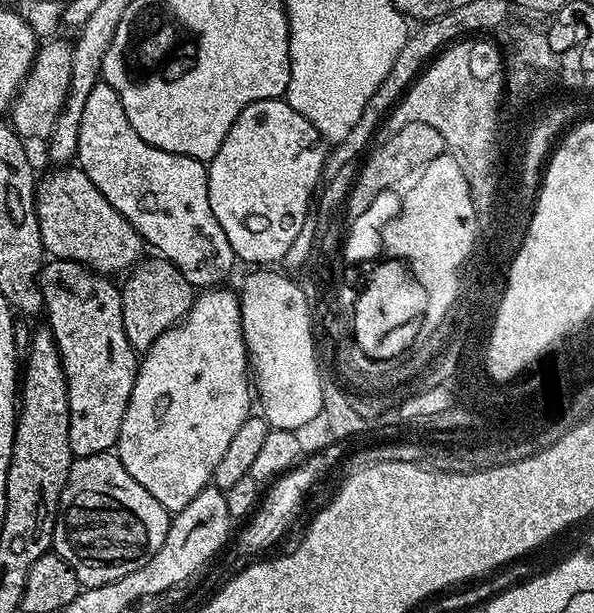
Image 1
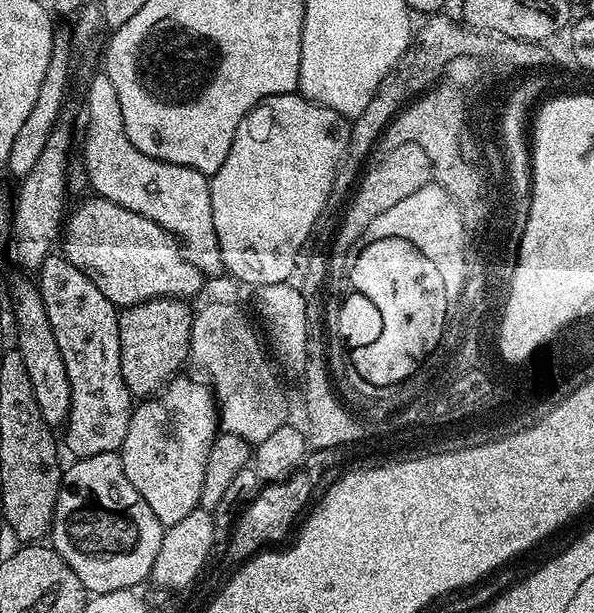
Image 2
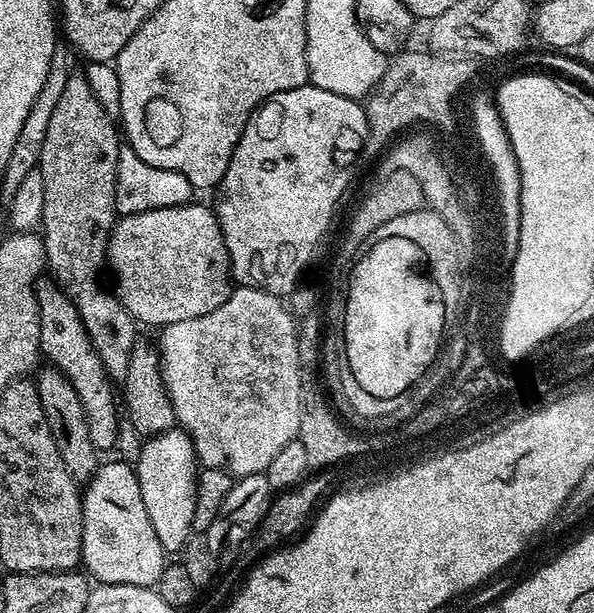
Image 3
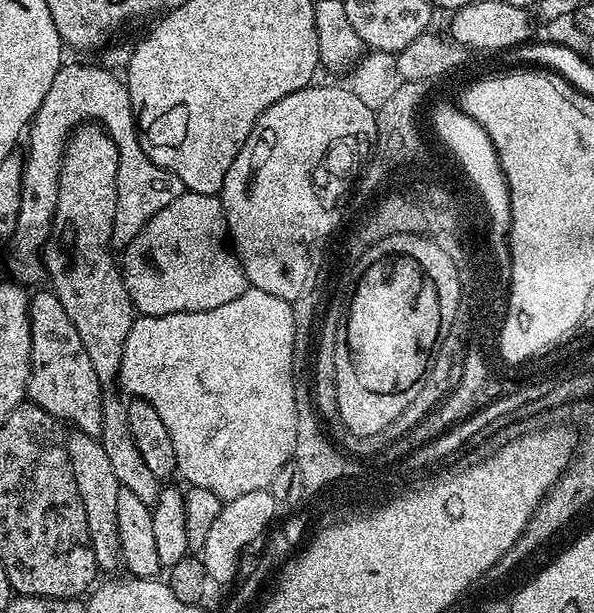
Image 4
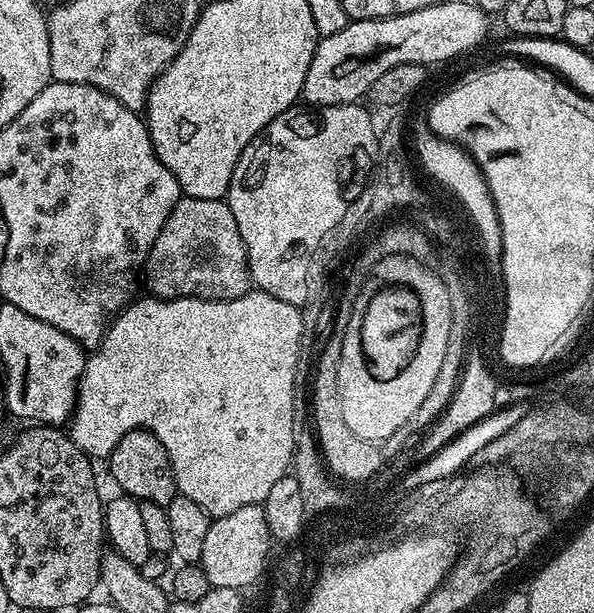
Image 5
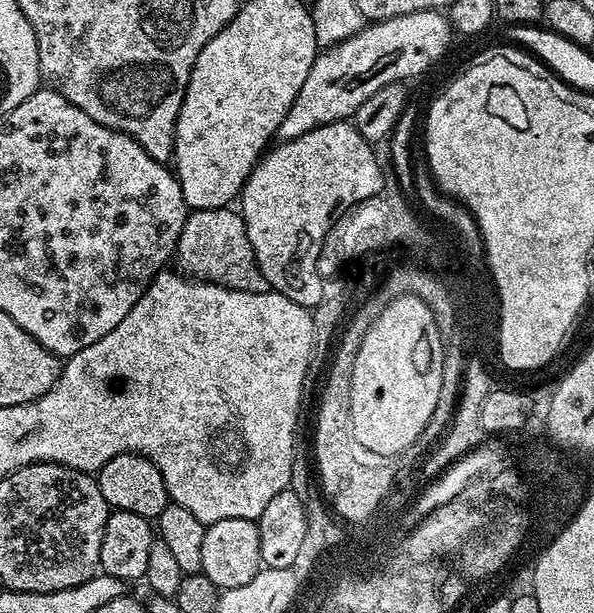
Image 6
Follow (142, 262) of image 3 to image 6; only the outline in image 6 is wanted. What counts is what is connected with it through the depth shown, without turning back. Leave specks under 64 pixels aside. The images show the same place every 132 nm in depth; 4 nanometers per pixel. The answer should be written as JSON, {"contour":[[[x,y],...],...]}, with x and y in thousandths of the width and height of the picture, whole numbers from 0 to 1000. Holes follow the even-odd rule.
{"contour":[[[389,338],[318,344],[296,396],[293,424],[303,429],[301,442],[327,457],[343,457],[350,463],[409,476],[453,475],[448,454],[421,401],[411,356]]]}

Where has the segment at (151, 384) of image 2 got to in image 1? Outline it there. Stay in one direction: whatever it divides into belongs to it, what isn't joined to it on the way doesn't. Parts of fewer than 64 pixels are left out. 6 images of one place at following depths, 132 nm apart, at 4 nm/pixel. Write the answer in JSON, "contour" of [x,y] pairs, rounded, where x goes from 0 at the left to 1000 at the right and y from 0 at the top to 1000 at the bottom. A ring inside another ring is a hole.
{"contour":[[[274,421],[249,423],[237,423],[236,429],[214,445],[215,458],[202,470],[205,532],[212,538],[219,564],[231,577],[247,574],[274,542],[303,527],[323,504],[327,488],[325,467],[320,460],[313,460],[300,434]]]}

